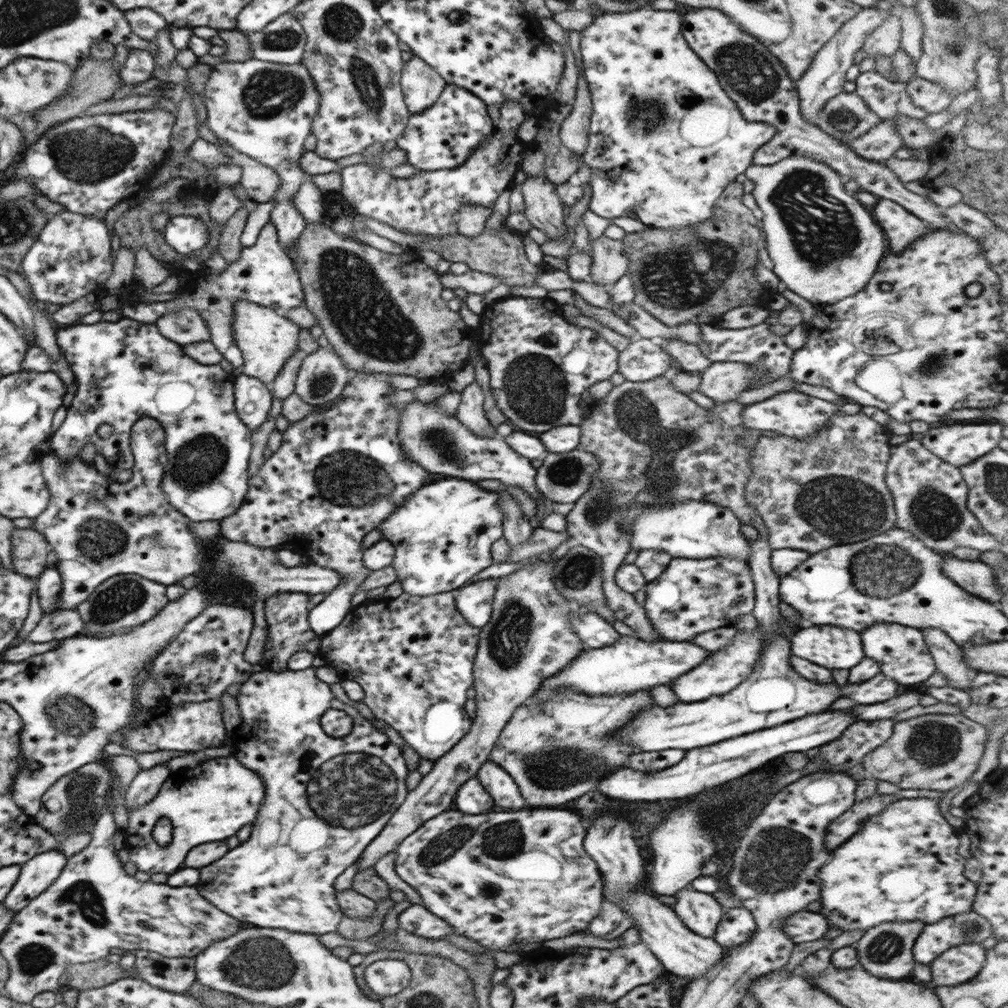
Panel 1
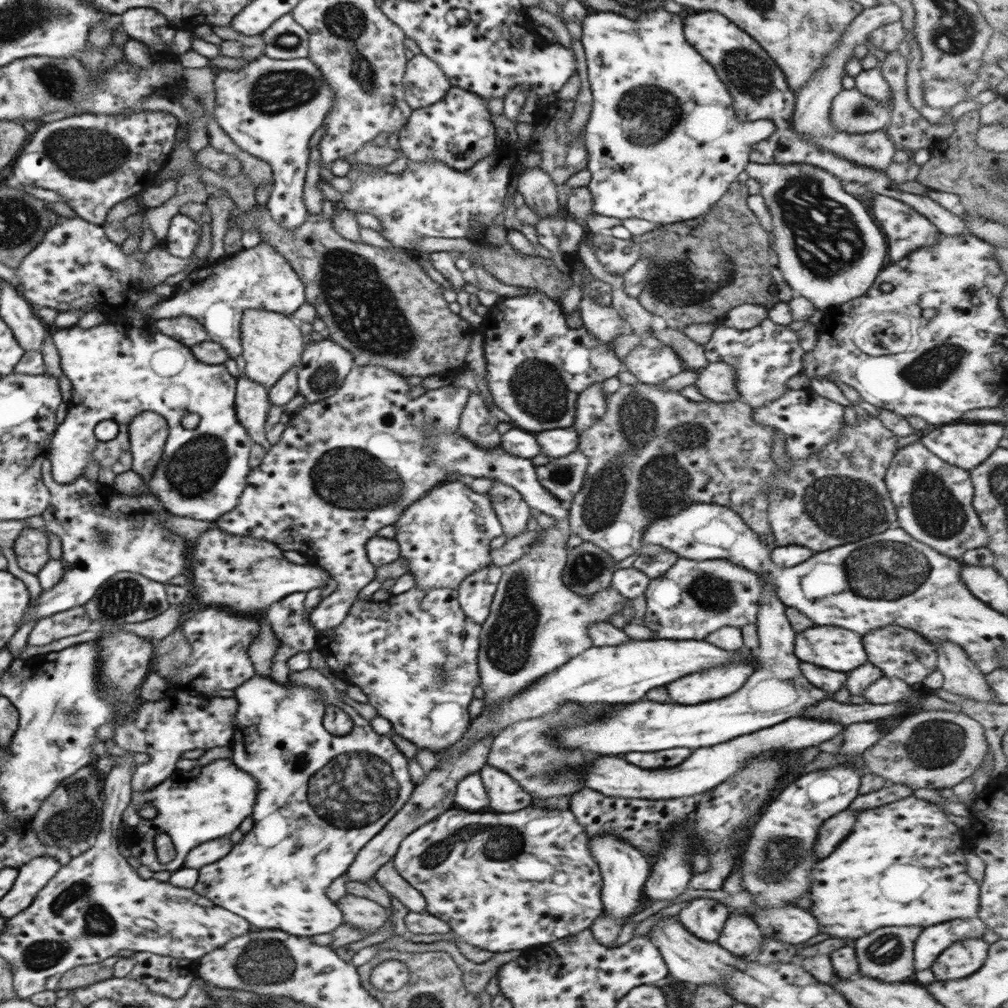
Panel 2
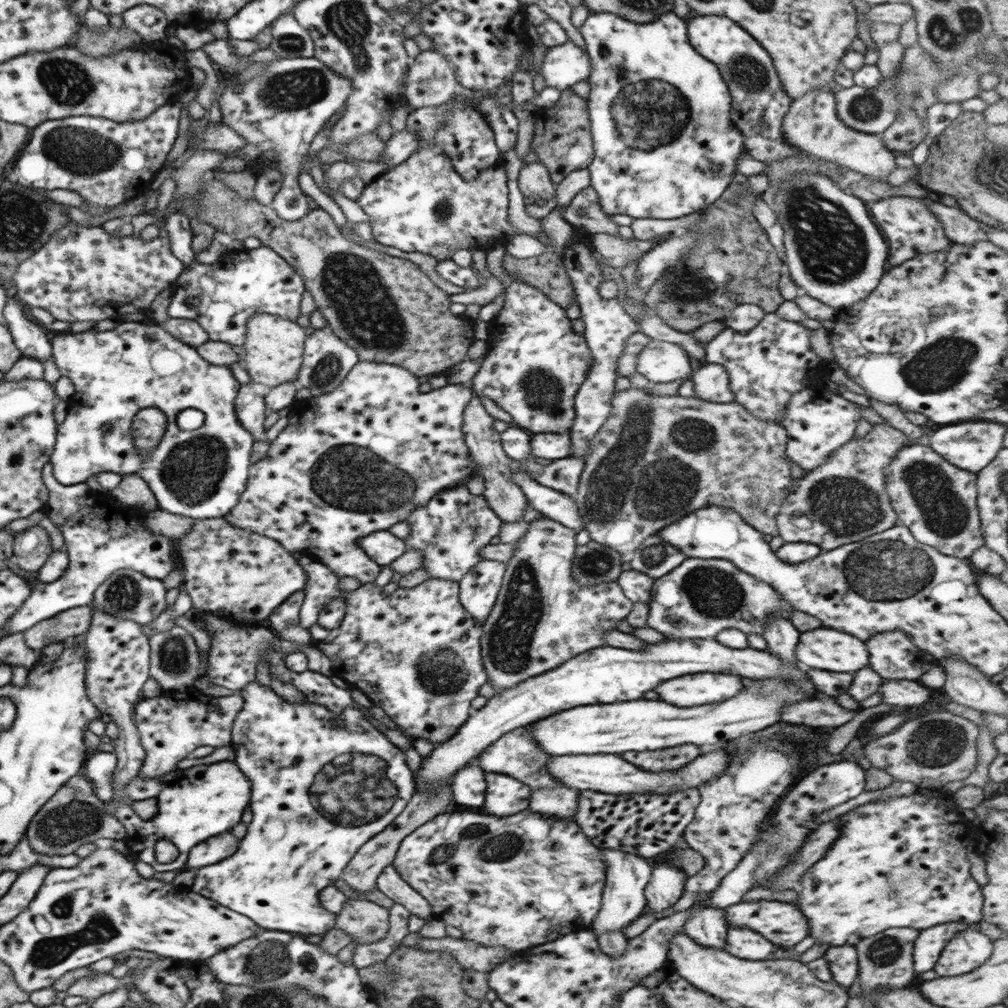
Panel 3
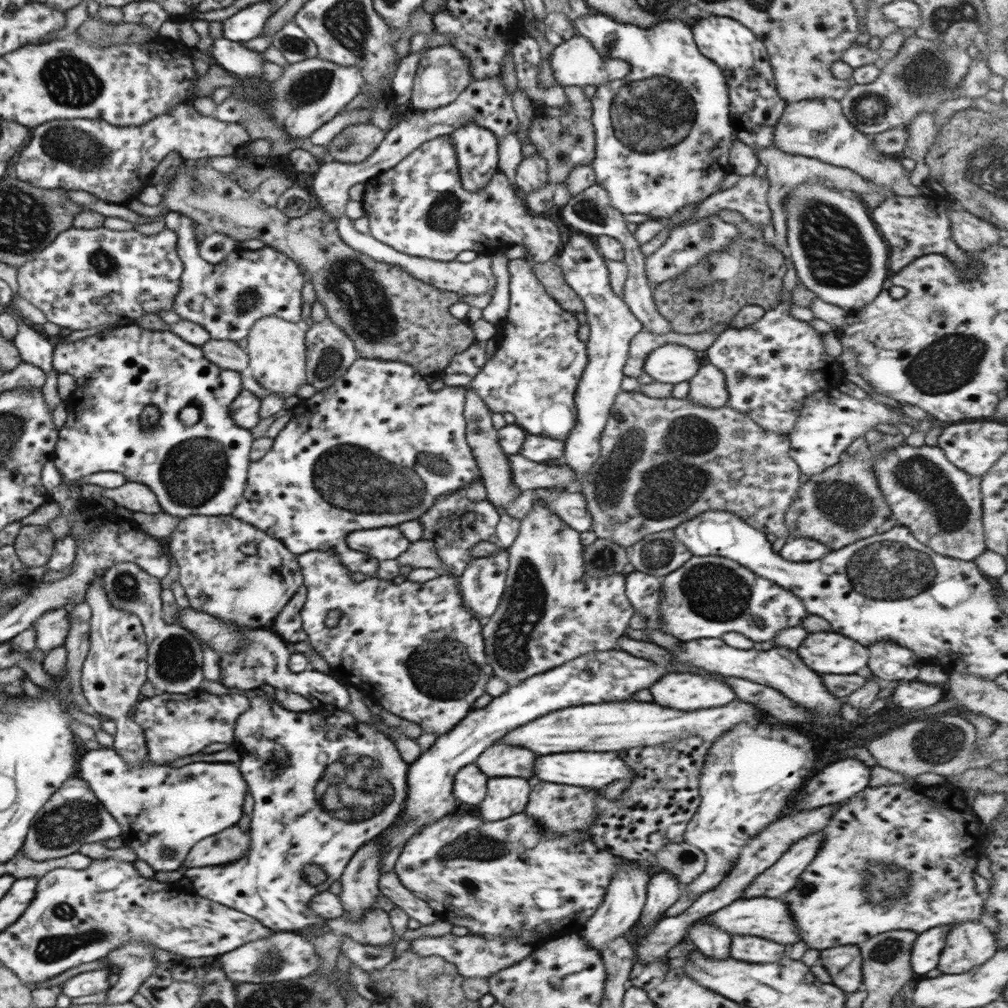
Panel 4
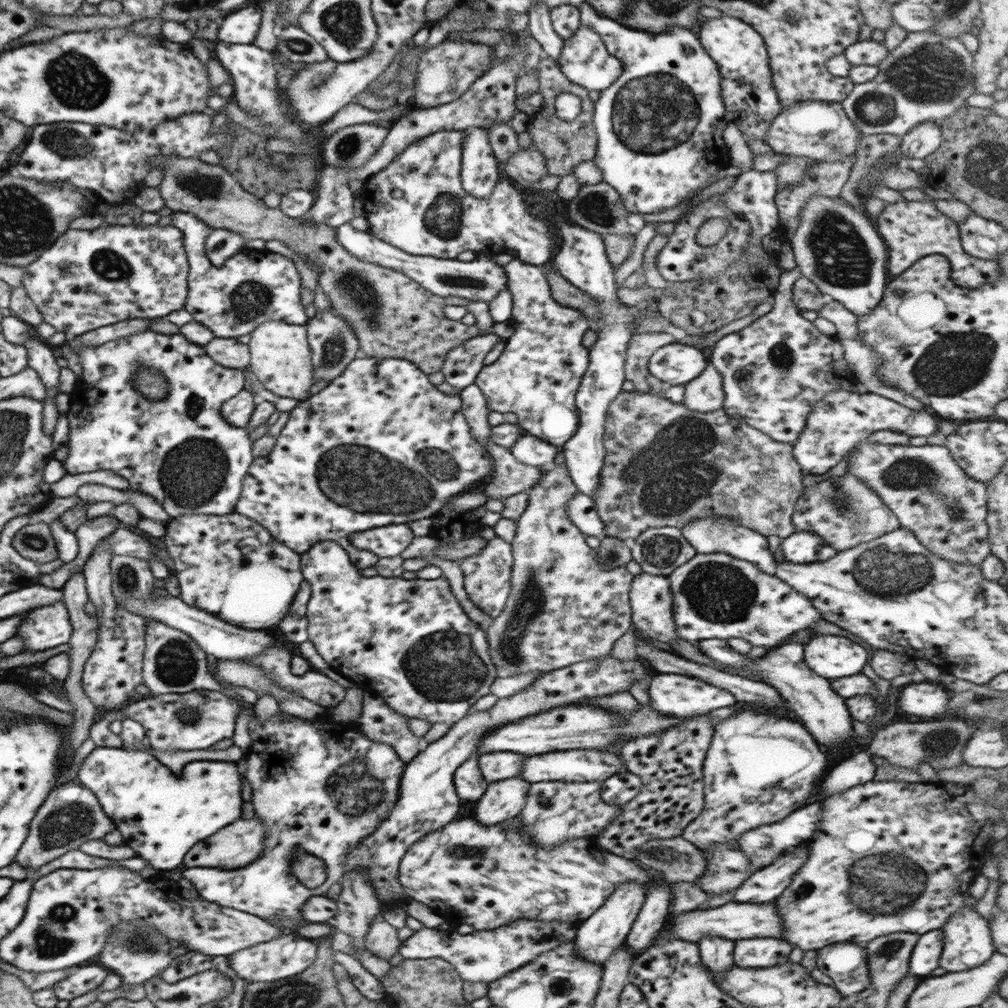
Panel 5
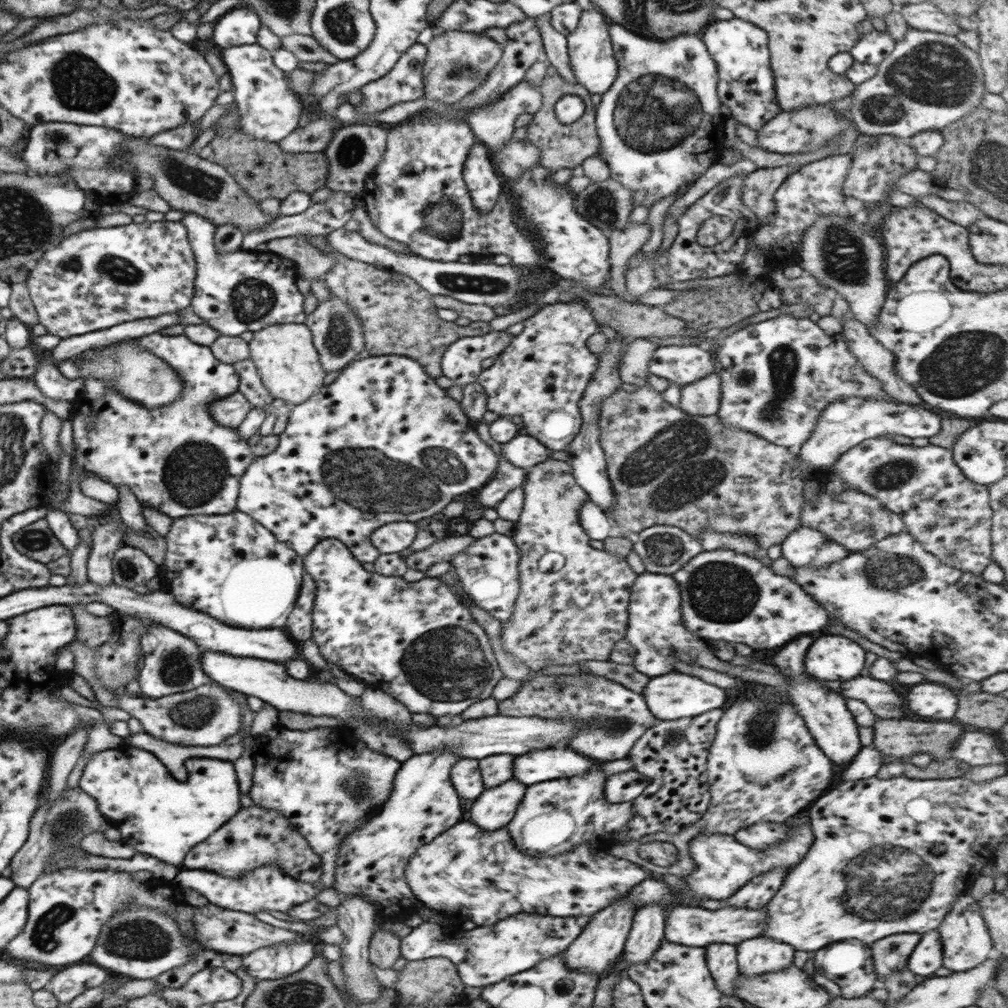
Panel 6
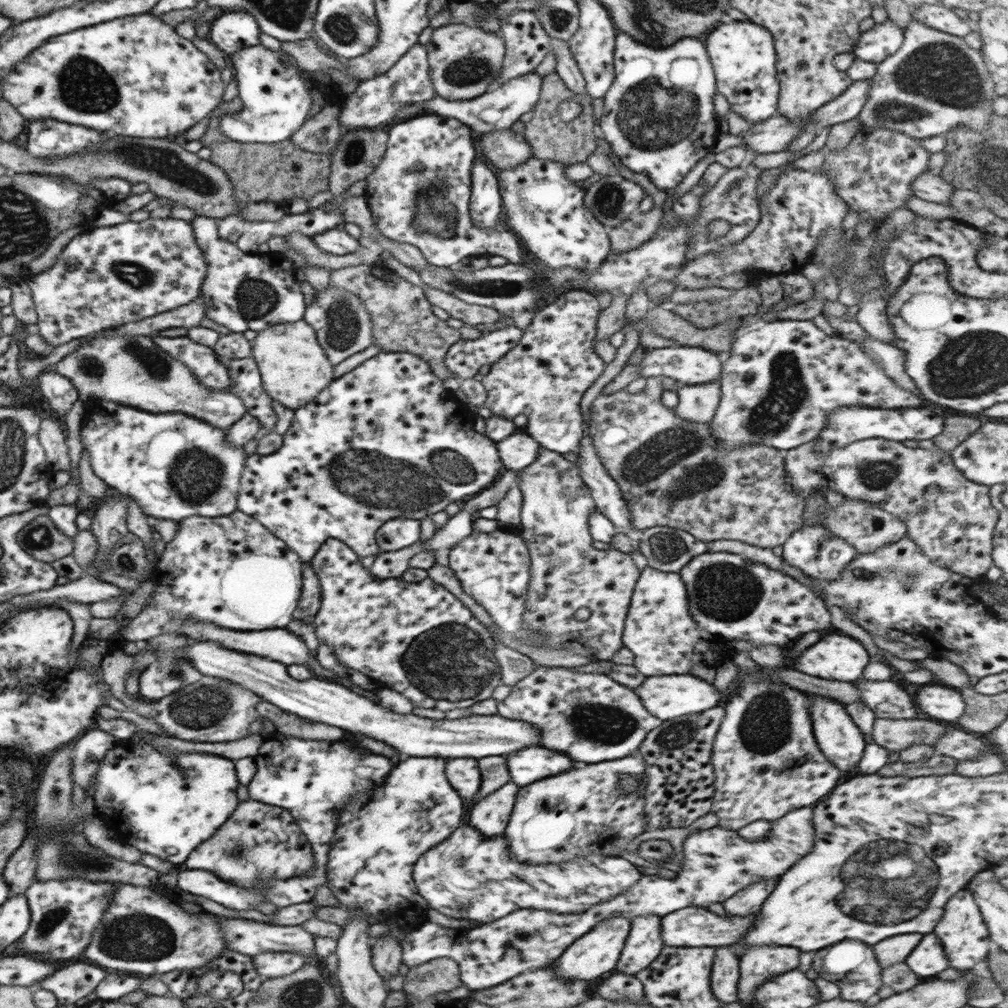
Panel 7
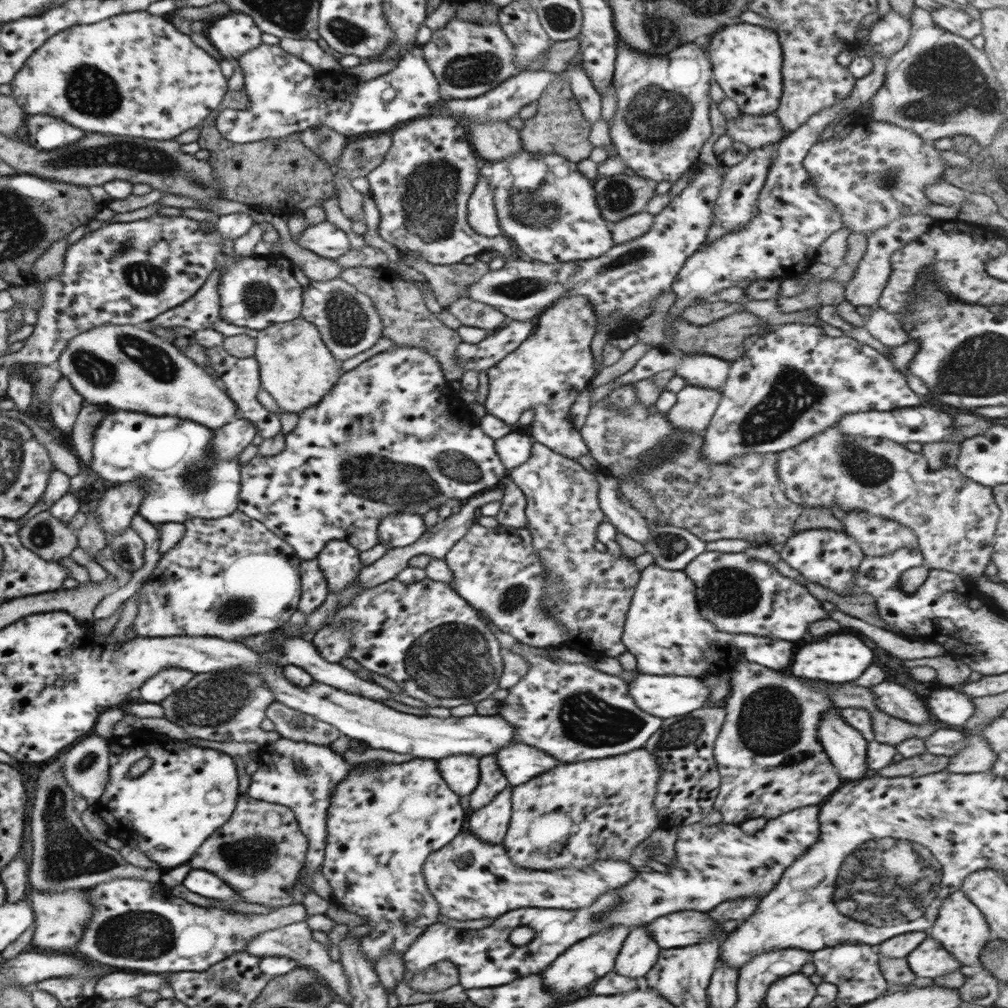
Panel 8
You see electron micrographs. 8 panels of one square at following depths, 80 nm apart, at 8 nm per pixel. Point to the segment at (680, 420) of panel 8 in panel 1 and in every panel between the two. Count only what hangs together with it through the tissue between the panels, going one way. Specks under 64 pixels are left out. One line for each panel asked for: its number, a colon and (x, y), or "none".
1: (723, 381)
2: (716, 382)
3: (711, 382)
4: (708, 388)
5: (705, 393)
6: (702, 398)
7: (698, 403)

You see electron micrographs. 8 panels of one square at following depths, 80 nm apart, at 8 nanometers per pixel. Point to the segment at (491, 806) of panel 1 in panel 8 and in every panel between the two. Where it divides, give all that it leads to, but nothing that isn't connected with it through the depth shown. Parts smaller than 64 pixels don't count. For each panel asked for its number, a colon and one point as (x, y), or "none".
2: (471, 795)
3: (469, 787)
4: (470, 784)
5: (470, 785)
6: (465, 775)
7: (464, 775)
8: (461, 772)

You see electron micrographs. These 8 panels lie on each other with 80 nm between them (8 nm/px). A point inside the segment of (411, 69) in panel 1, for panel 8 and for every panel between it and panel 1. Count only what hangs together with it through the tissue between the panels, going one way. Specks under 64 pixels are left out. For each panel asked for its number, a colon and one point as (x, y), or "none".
2: (424, 83)
3: (431, 81)
4: (442, 73)
5: (445, 71)
6: (457, 62)
7: (463, 61)
8: (467, 59)

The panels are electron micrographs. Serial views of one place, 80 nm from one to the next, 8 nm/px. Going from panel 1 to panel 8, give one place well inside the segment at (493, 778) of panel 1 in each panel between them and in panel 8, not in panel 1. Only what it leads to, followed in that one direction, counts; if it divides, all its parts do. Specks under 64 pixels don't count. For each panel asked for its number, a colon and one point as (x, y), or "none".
2: (505, 795)
3: (505, 795)
4: (506, 796)
5: (502, 800)
6: (494, 808)
7: (489, 816)
8: (490, 823)

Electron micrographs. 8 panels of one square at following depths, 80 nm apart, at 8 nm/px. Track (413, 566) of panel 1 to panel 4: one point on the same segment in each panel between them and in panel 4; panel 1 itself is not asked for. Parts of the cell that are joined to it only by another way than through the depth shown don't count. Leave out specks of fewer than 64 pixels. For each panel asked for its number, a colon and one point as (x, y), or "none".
2: (444, 537)
3: (450, 531)
4: (455, 525)

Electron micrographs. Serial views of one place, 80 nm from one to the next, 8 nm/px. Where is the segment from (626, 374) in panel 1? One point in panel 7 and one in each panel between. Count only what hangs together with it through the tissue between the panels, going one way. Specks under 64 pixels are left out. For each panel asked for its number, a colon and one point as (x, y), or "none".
2: (650, 361)
3: (660, 362)
4: (670, 363)
5: (676, 363)
6: (680, 365)
7: (687, 365)

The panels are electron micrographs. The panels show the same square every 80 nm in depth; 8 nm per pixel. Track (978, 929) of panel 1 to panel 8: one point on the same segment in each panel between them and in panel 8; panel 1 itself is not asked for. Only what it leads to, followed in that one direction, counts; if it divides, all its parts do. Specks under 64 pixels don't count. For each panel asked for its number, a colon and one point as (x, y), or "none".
2: (935, 938)
3: (927, 948)
4: (926, 952)
5: (926, 954)
6: (927, 958)
7: (928, 959)
8: (929, 960)

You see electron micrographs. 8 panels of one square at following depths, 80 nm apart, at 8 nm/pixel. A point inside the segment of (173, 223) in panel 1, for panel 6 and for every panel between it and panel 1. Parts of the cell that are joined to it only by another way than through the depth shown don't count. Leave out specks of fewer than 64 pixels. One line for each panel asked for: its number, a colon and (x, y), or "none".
2: (183, 234)
3: (221, 297)
4: (226, 299)
5: (232, 299)
6: (243, 291)

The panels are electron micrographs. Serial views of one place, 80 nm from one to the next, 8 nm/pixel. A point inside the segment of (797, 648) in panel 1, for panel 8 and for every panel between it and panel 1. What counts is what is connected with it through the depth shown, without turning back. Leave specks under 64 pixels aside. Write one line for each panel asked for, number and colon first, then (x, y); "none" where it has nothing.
2: (833, 648)
3: (824, 648)
4: (825, 652)
5: (832, 656)
6: (830, 657)
7: (841, 658)
8: (843, 658)

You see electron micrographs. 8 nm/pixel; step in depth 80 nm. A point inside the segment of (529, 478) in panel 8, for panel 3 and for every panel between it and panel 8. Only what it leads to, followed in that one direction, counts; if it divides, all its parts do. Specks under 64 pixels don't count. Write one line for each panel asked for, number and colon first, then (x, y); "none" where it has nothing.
3: (541, 616)
4: (550, 612)
5: (563, 607)
6: (573, 603)
7: (566, 573)

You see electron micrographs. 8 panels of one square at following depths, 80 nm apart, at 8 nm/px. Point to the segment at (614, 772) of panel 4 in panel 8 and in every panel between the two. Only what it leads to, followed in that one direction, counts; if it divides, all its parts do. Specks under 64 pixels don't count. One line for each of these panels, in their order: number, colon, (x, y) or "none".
5: (583, 765)
6: (535, 766)
7: (532, 763)
8: (519, 762)

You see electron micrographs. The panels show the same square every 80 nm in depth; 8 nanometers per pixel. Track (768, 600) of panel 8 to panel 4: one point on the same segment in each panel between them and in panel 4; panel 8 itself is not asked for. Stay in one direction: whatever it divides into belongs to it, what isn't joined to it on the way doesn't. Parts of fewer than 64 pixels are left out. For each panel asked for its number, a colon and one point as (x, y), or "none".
4: (708, 596)
5: (715, 596)
6: (726, 596)
7: (729, 596)

